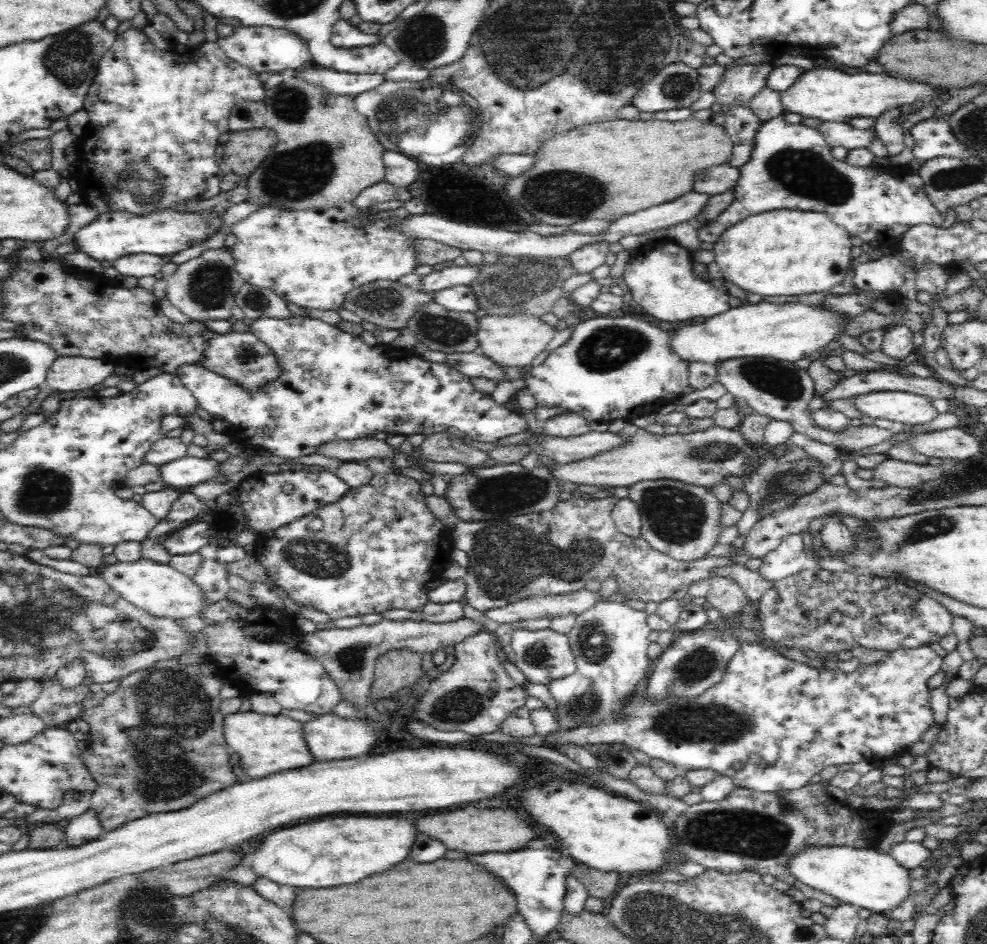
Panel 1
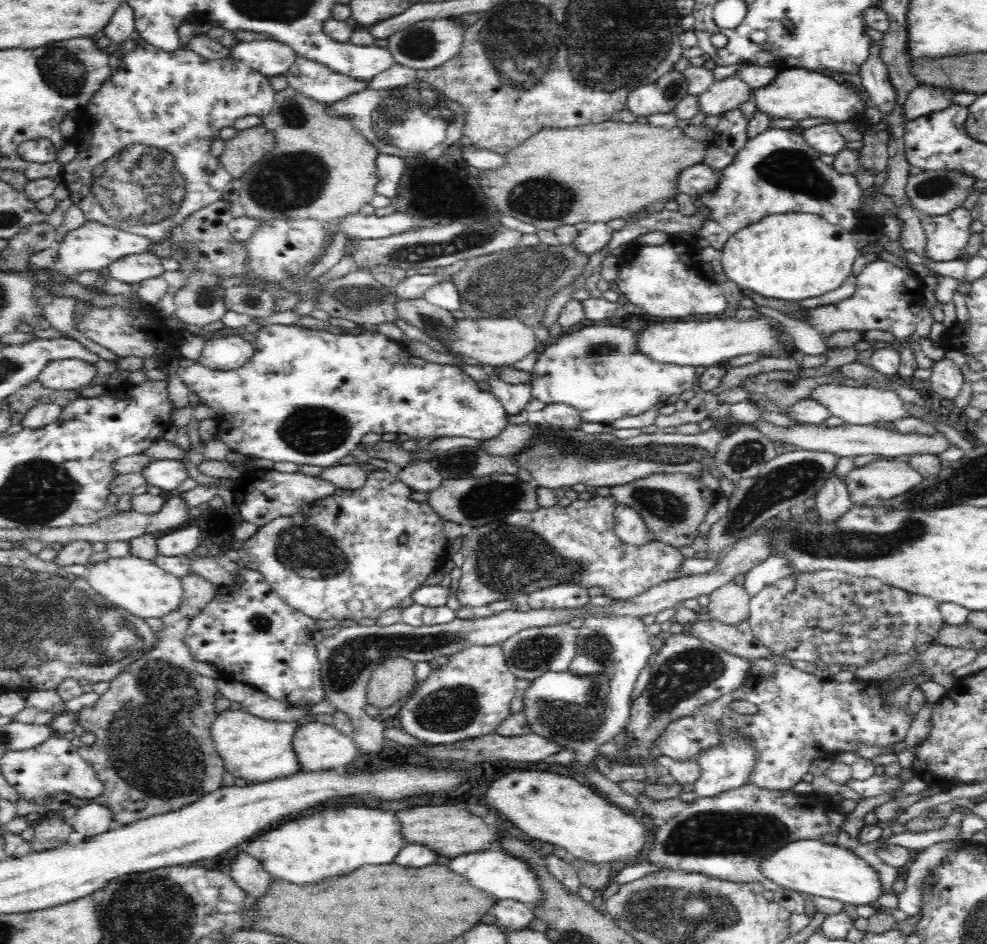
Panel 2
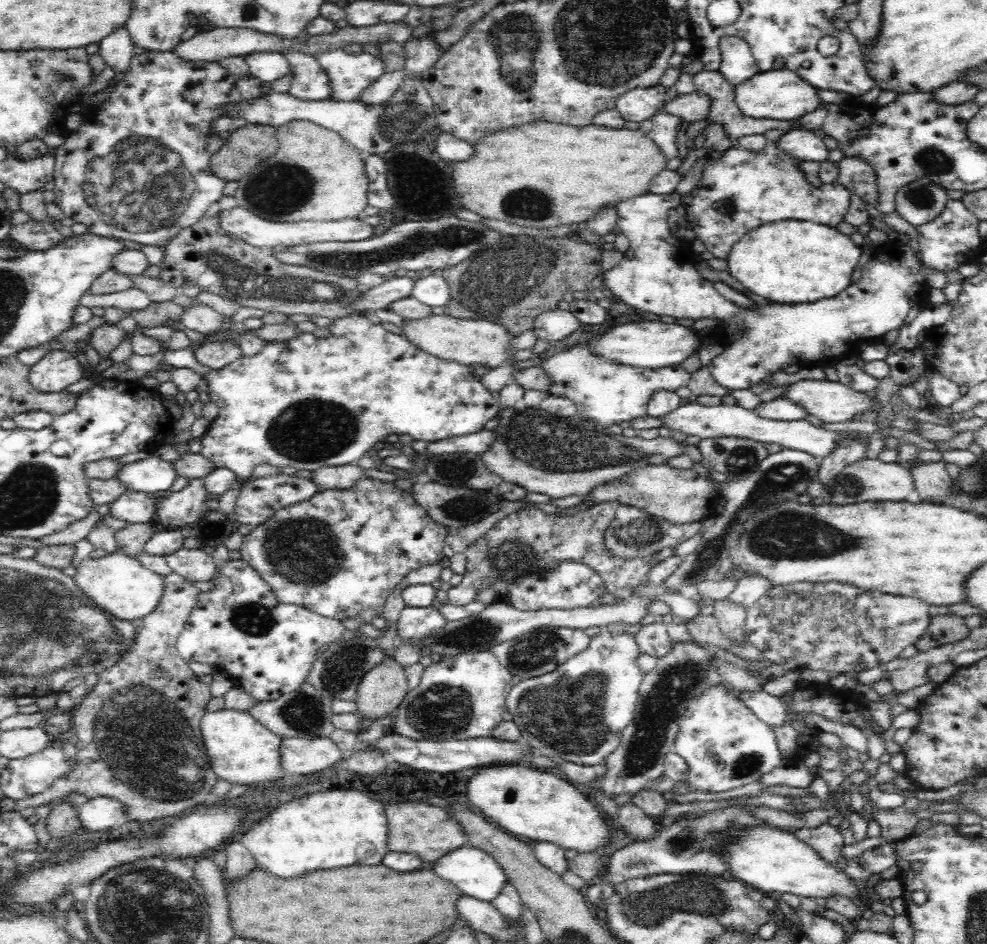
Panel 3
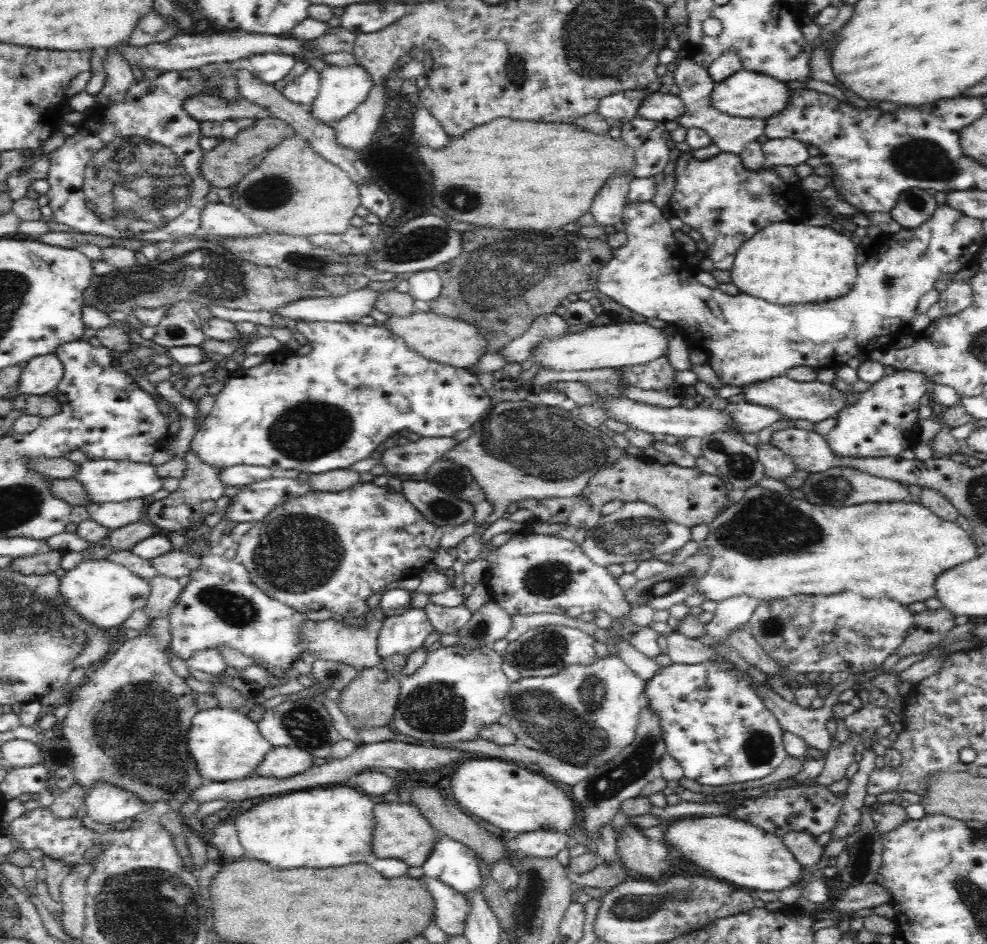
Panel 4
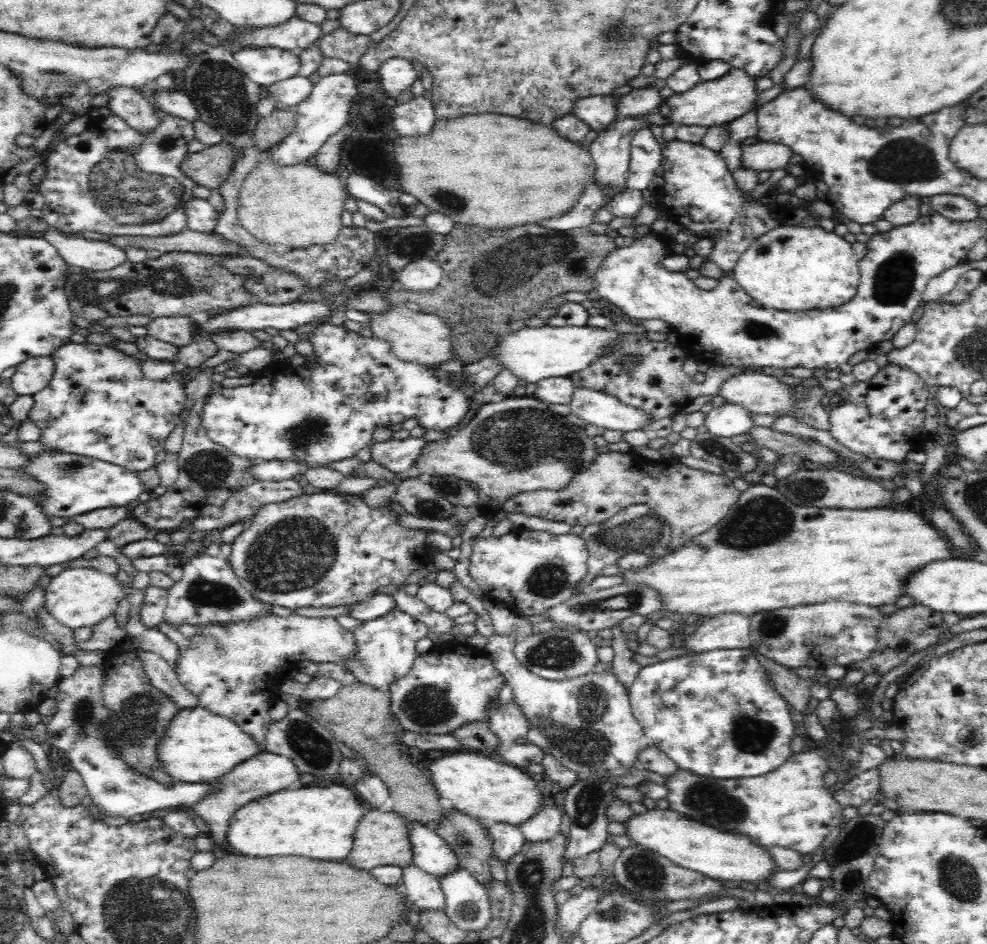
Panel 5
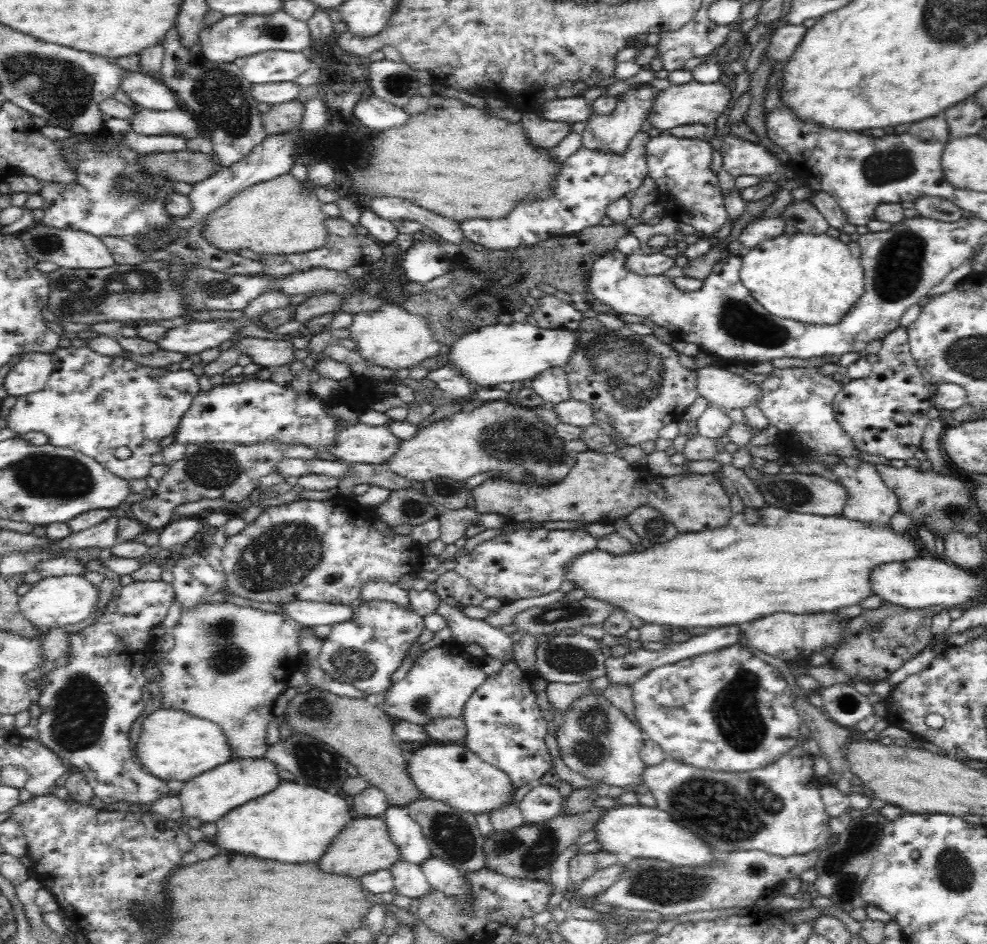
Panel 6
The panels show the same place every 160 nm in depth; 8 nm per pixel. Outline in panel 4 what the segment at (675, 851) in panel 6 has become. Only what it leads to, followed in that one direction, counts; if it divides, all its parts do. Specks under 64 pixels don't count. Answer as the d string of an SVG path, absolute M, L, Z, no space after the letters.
M682 816L665 824L662 842L708 874L744 888L780 892L797 884L805 868L800 867L781 837L732 816Z

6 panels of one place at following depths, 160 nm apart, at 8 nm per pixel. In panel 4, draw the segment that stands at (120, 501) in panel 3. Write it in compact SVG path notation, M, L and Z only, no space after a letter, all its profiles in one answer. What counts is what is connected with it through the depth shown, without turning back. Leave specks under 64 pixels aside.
M128 500L120 503L104 502L86 506L88 519L106 528L109 532L140 521L146 512L147 503L142 500Z

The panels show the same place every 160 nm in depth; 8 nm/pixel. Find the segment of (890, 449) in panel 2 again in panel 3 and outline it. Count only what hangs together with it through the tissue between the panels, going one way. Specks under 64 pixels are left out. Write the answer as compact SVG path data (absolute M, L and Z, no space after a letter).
M694 399L690 403L678 406L676 410L672 410L668 414L664 414L664 416L658 416L658 419L662 421L664 428L682 432L686 436L698 436L701 440L705 438L720 438L722 436L748 438L761 443L780 444L784 449L807 452L818 460L821 460L828 452L832 452L832 448L844 436L844 433L820 429L816 425L804 421L804 419L794 421L768 420L756 415L754 411L746 410L740 405L729 406L720 403L715 406L705 406L695 402Z

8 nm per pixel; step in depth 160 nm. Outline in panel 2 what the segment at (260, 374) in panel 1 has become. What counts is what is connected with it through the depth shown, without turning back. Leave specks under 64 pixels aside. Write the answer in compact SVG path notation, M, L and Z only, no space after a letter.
M228 335L208 338L199 356L199 361L212 370L236 370L252 359L254 346L242 336Z

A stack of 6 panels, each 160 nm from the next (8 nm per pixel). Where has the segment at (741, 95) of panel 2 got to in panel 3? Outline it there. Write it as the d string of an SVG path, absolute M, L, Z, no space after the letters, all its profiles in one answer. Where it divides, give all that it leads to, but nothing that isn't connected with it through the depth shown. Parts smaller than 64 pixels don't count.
M693 92L668 101L660 111L670 113L686 122L694 122L694 120L704 120L710 106L711 99L708 96Z

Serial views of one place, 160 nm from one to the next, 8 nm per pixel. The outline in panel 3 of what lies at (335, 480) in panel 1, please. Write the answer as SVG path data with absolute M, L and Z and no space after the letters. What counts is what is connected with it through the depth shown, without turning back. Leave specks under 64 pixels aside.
M277 474L256 478L249 483L246 482L245 487L239 490L239 496L233 512L234 517L240 524L258 527L258 524L263 524L282 508L309 500L319 490L310 479L299 478L295 475Z

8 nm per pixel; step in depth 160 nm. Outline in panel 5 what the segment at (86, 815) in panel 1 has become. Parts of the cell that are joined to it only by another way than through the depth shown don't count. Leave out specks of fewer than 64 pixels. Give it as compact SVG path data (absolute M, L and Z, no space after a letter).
M118 649L110 650L107 653L108 663L100 665L85 666L79 664L79 667L69 677L63 677L58 684L58 692L54 698L56 704L56 712L49 717L48 722L44 726L45 730L45 742L51 744L58 750L63 750L72 764L72 768L75 771L79 771L85 788L89 792L89 796L93 800L96 806L99 806L101 810L101 816L134 816L134 814L150 813L153 810L160 810L161 808L172 807L190 807L198 800L202 800L204 796L210 795L210 783L201 784L174 784L172 787L166 787L164 784L154 783L152 779L146 779L146 776L142 776L139 772L133 772L131 767L126 762L123 762L113 748L111 748L110 741L107 739L107 734L103 732L103 724L109 717L109 710L105 707L102 699L102 684L105 672L104 667L108 667L109 661L114 656L123 653Z

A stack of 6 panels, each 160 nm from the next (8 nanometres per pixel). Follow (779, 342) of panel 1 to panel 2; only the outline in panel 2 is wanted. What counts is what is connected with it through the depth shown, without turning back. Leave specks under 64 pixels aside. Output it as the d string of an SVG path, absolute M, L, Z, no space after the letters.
M758 316L756 320L746 320L746 322L738 322L736 318L734 320L716 318L709 321L664 322L664 324L646 326L646 330L642 330L638 336L636 348L638 353L646 355L648 359L682 367L709 367L740 354L760 352L766 357L770 350L780 350L776 334L770 328L770 320L762 316Z

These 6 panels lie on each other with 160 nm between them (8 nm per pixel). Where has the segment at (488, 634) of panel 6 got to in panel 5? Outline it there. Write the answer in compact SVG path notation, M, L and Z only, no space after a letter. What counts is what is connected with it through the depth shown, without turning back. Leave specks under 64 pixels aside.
M493 633L487 639L482 651L488 656L494 668L505 678L513 690L513 702L521 709L529 721L529 732L525 738L539 746L545 754L551 754L566 768L580 775L586 772L611 772L624 774L631 768L638 767L638 755L644 747L644 733L641 724L632 714L628 691L610 671L603 674L589 672L584 676L570 680L553 681L539 677L524 668L515 658L514 648L520 639L512 635Z

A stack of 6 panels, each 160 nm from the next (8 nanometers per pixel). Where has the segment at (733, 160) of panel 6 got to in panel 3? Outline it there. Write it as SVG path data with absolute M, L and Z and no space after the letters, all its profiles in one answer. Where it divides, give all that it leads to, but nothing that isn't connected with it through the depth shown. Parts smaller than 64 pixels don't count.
M791 129L785 131L774 143L782 148L791 158L802 161L814 161L820 163L825 161L829 154L828 148L824 145L822 136L818 133L804 131L802 129Z

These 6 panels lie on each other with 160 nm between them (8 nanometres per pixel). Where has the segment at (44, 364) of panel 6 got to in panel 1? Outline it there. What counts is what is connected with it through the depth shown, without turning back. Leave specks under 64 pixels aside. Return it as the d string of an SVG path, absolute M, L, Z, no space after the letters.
M83 356L58 357L45 373L45 382L60 392L96 389L109 375L115 365L100 359Z

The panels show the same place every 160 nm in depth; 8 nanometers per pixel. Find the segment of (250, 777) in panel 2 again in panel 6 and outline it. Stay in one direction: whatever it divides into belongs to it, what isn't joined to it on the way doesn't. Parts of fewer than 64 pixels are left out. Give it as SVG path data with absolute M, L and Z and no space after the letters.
M162 708L142 720L142 732L137 739L134 756L135 761L150 775L177 785L234 759L226 736L217 724L180 709Z

